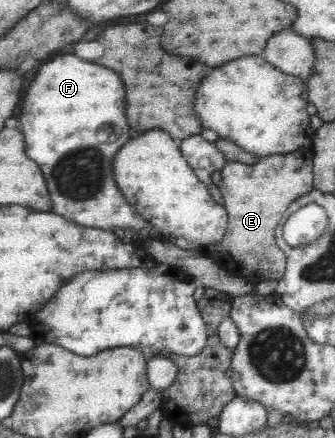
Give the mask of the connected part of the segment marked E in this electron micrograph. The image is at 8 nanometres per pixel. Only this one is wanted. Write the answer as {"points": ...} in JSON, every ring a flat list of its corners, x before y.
{"points":[[302,147,298,151,288,154,270,155,256,160,254,164,247,165,239,162,228,161,216,175,216,186,222,192,224,198,223,207,228,212,228,236,218,243,214,250,215,264,224,269,229,275,248,279,250,282,258,282,262,278,272,278,279,281,286,267,286,256,276,246,274,240,274,228,278,220,282,218,284,210,294,203,300,196,307,195,313,191,315,171,313,168,313,157,310,152,303,152]]}

